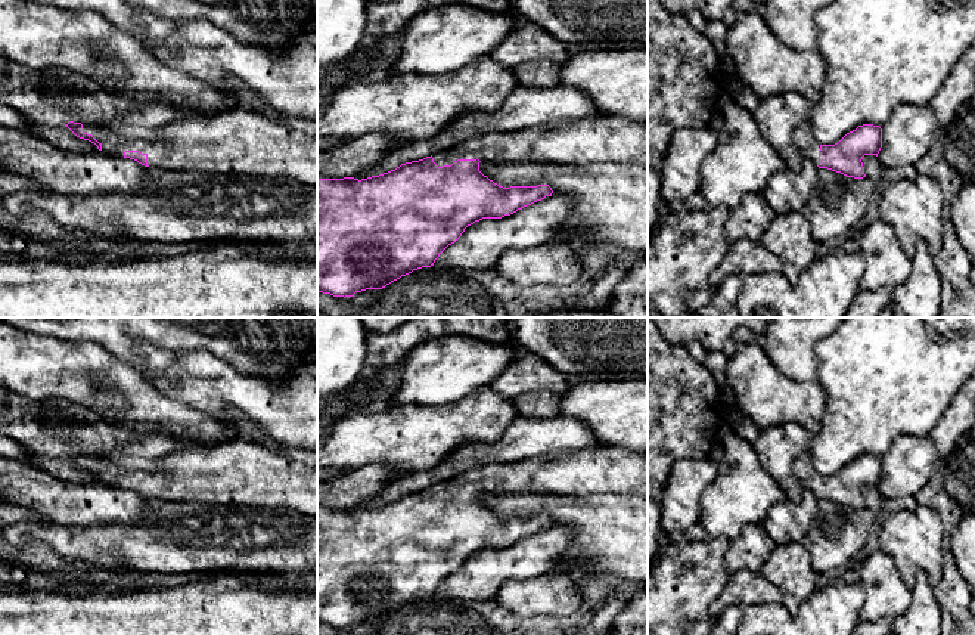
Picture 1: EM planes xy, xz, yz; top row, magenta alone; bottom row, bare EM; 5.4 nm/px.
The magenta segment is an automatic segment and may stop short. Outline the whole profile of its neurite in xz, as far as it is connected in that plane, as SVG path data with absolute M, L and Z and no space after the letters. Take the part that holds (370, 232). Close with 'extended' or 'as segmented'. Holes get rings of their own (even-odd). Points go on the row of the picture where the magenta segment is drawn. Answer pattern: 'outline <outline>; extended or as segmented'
outline M590 115L553 121L509 133L481 133L456 146L419 161L401 164L367 179L317 179L317 291L333 297L354 297L366 289L382 289L422 267L434 266L440 254L454 244L465 229L482 219L502 219L552 196L549 185L503 188L479 171L479 162L530 162L587 167L628 164L648 167L648 123L620 117Z; extended

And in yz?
outline M810 121L794 128L794 143L804 159L813 161L819 168L827 168L847 177L863 179L864 155L876 155L882 148L882 128L873 124L858 126L835 145L820 145Z; extended

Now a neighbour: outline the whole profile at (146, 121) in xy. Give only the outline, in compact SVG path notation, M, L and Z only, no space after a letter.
M105 92L103 100L109 105L106 114L97 118L81 117L78 123L91 124L102 123L109 130L130 139L142 139L148 142L155 142L161 139L159 131L173 123L174 120L184 117L184 112L180 111L176 105L168 102L145 100L139 102L137 109L118 111L115 108L115 99Z

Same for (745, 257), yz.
M742 239L732 244L729 253L709 276L711 289L715 291L726 278L738 275L782 273L782 261L761 242Z

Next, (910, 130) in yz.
M900 105L882 128L878 159L884 168L916 165L940 136L935 112L928 106Z

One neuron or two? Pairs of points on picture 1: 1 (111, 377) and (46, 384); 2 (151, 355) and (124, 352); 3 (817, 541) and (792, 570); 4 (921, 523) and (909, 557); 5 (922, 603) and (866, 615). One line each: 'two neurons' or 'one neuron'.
1: one neuron
2: two neurons
3: two neurons
4: one neuron
5: two neurons

